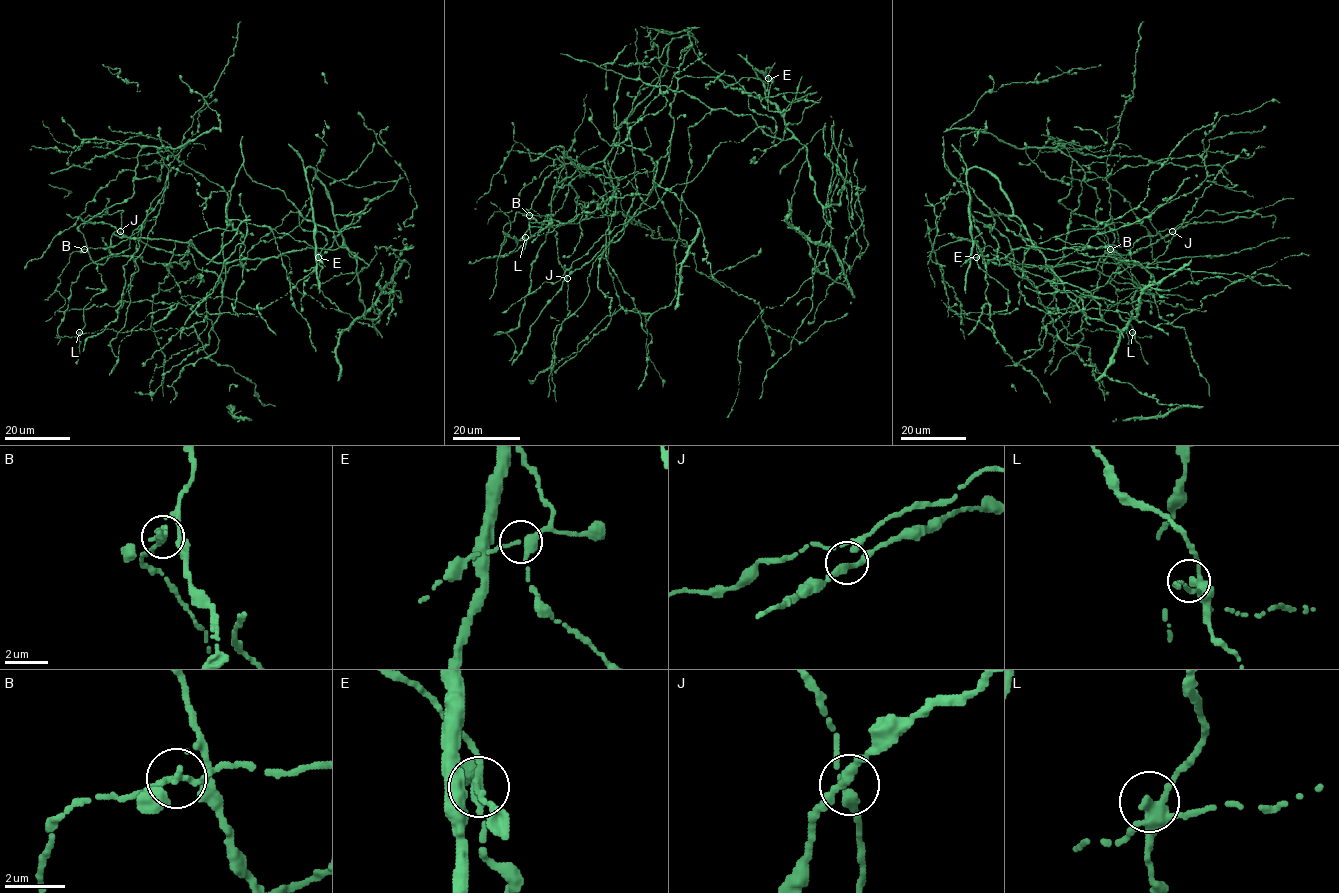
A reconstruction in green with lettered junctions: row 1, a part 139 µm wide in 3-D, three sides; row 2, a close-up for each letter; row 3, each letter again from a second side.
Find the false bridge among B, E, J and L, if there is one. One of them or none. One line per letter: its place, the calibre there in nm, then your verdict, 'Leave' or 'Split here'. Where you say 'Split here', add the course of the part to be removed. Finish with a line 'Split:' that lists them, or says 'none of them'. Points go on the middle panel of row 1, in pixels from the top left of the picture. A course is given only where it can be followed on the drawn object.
B: Place: (529, 215). Thickness 200 nm. Split here. Course of the part to remove: (530, 215), (603, 214), (556, 183), (557, 150), (582, 172), (623, 176), (655, 208)
E: Place: (768, 78). Thickness 200 nm. Leave
J: Place: (567, 278). Thickness 240 nm. Leave
L: Place: (525, 237). Thickness 240 nm. Leave
Split: B

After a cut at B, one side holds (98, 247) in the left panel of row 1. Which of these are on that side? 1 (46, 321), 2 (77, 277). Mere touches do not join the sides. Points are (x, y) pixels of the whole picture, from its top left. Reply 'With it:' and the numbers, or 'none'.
With it: 1

